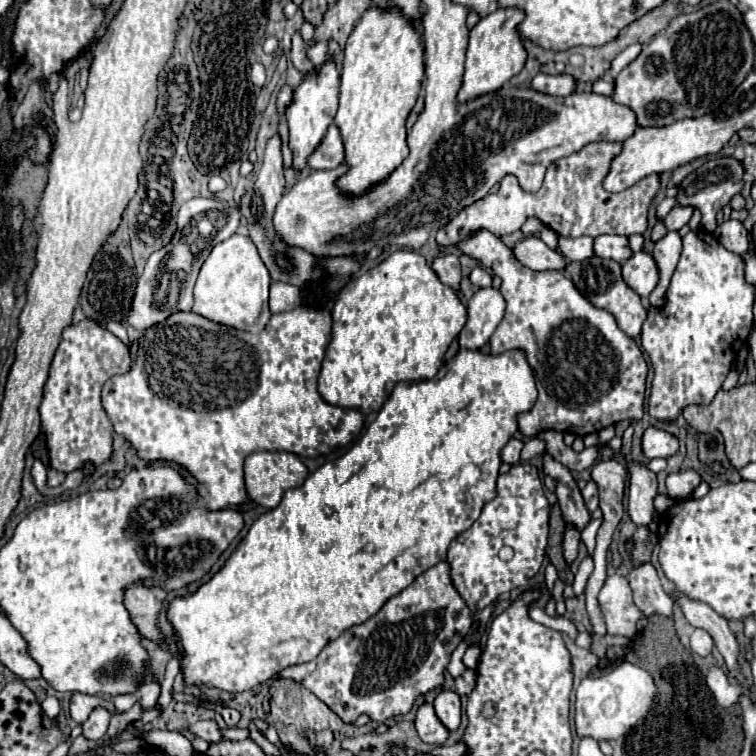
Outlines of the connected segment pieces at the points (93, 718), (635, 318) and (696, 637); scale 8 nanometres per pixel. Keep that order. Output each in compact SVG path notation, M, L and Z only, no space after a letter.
M95 708L83 724L83 736L89 740L101 740L107 734L111 714L105 708Z
M593 256L585 262L569 262L569 266L565 268L565 272L569 272L571 280L575 282L577 290L597 308L607 310L609 314L615 316L617 326L629 334L631 338L635 338L641 332L641 326L647 318L647 308L641 302L641 296L637 292L633 292L627 282L621 276L621 264L615 260L601 260L599 256Z
M695 630L691 634L691 650L695 654L699 654L701 658L709 656L711 650L713 650L713 638L705 630Z

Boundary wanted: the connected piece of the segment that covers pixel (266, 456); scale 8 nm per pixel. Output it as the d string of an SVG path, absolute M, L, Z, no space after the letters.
M253 452L245 458L245 486L251 500L265 508L275 508L281 502L281 496L289 488L297 488L305 482L307 468L299 456L289 452Z

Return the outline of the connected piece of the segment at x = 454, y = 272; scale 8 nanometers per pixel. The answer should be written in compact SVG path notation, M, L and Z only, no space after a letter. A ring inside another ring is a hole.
M445 252L445 254L437 256L437 258L433 260L433 266L431 266L431 268L435 270L435 274L439 276L439 280L441 280L443 284L449 284L449 286L451 286L453 290L457 290L457 294L461 296L461 292L459 292L461 268L459 268L459 258L457 258L455 254Z

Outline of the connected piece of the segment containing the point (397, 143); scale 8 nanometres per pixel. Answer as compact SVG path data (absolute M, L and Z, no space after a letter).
M371 6L361 16L345 46L339 110L335 124L345 144L345 164L349 172L339 180L339 188L359 196L377 180L383 180L409 154L405 144L405 120L425 78L423 72L423 40L411 18L399 6Z

